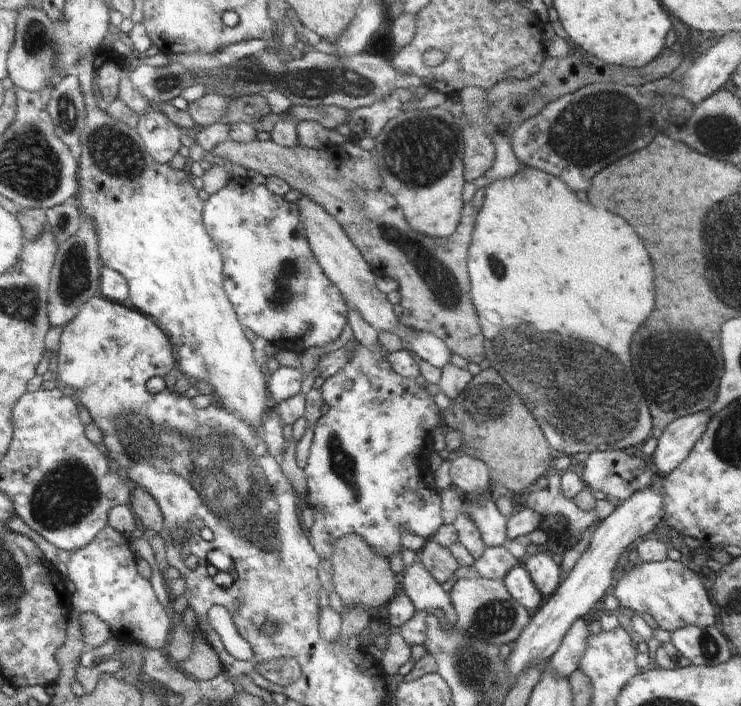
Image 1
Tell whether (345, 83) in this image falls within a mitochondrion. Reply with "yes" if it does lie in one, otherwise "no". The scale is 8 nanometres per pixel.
yes

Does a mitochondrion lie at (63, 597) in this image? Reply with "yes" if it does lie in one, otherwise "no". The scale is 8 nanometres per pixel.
no

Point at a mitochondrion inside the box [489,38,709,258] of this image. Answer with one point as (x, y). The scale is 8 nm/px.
(589, 130)

